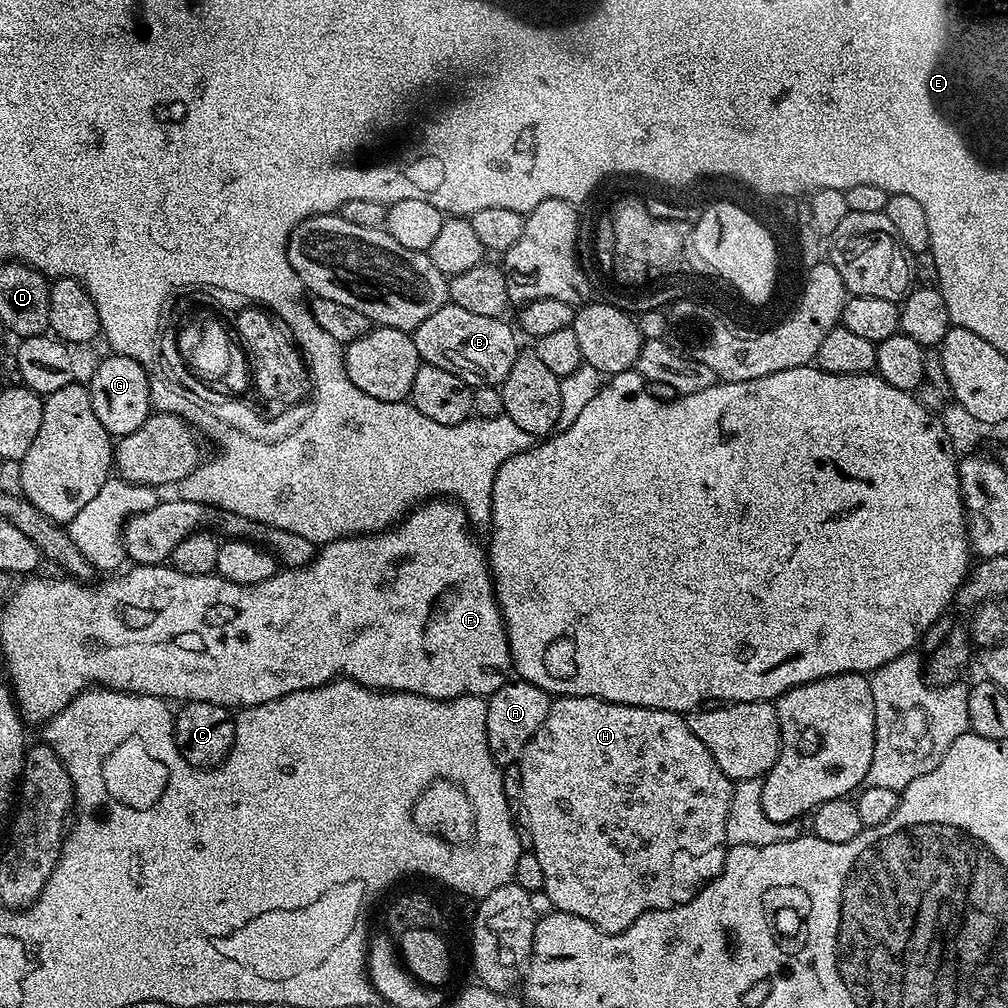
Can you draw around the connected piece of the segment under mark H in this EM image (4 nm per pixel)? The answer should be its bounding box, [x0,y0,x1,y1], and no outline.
[518,696,733,932]

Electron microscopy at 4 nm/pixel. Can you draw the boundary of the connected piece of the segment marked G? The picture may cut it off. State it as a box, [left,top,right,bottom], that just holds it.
[86,354,153,438]

